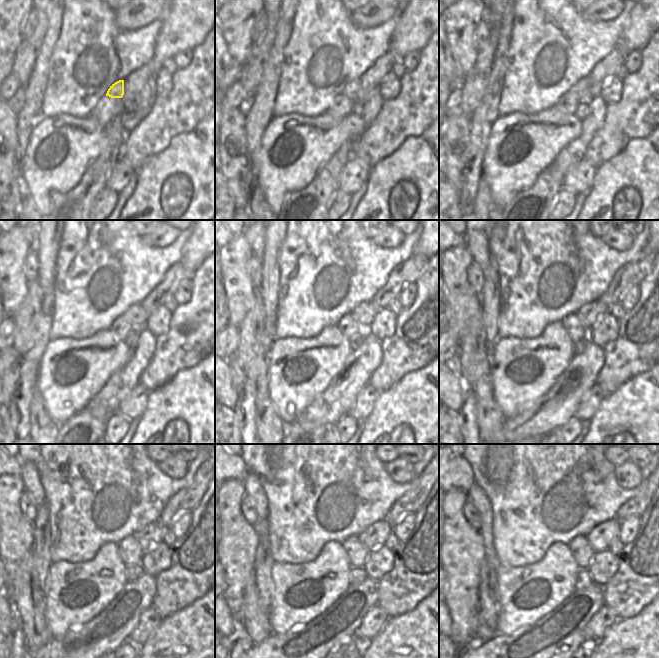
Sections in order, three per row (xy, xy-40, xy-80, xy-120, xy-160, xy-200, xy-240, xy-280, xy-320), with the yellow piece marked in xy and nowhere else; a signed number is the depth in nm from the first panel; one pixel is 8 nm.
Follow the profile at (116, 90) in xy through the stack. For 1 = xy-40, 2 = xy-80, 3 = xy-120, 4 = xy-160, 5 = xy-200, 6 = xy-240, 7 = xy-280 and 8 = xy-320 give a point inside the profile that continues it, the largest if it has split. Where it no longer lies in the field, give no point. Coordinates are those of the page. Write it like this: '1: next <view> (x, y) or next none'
1: next xy-40 (353, 90)
2: next xy-80 (579, 91)
3: next xy-120 (135, 315)
4: next xy-160 (364, 313)
5: next xy-200 (589, 313)
6: next xy-240 (152, 534)
7: next xy-280 (374, 536)
8: next xy-320 (600, 537)

